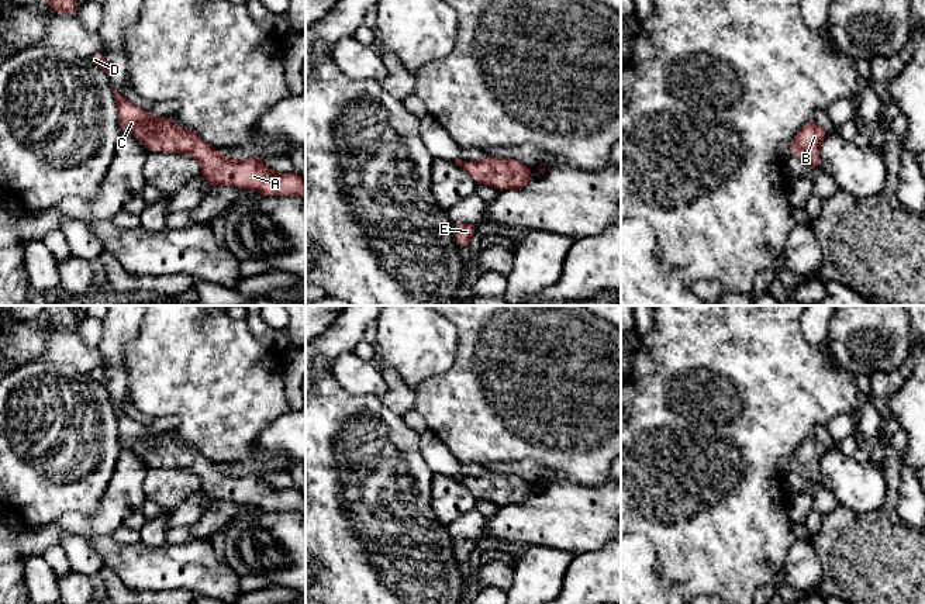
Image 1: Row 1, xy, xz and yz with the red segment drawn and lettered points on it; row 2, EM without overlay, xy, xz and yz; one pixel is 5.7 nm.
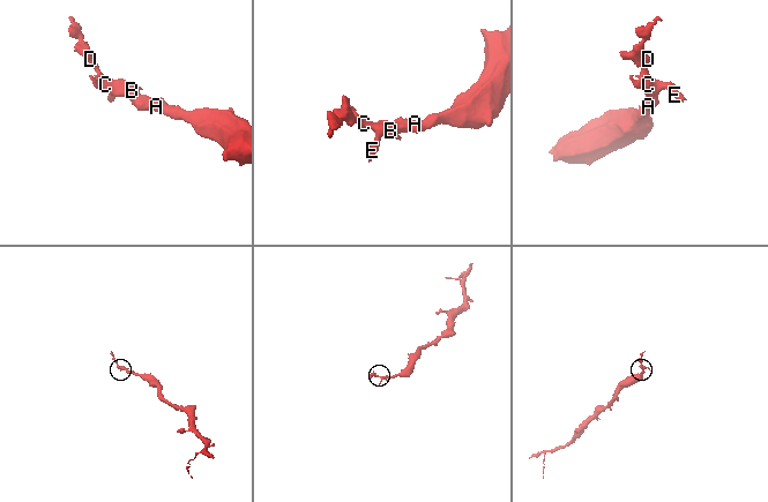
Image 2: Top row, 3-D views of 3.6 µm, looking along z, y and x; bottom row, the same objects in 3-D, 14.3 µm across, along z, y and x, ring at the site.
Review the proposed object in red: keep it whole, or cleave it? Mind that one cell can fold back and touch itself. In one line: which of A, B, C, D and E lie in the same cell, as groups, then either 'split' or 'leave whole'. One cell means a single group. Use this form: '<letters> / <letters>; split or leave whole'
A B C D E; leave whole

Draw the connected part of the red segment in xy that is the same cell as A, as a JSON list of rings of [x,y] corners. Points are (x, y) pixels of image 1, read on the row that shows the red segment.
[[[113,89],[121,132],[132,134],[149,152],[190,153],[201,165],[208,186],[253,189],[266,196],[303,196],[306,183],[298,173],[276,173],[262,165],[262,153],[246,161],[227,161],[190,130],[175,124],[169,115],[151,118]]]

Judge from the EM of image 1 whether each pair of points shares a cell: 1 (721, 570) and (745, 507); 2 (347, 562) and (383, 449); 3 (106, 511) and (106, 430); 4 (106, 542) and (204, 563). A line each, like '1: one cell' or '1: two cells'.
1: one cell
2: one cell
3: two cells
4: one cell

